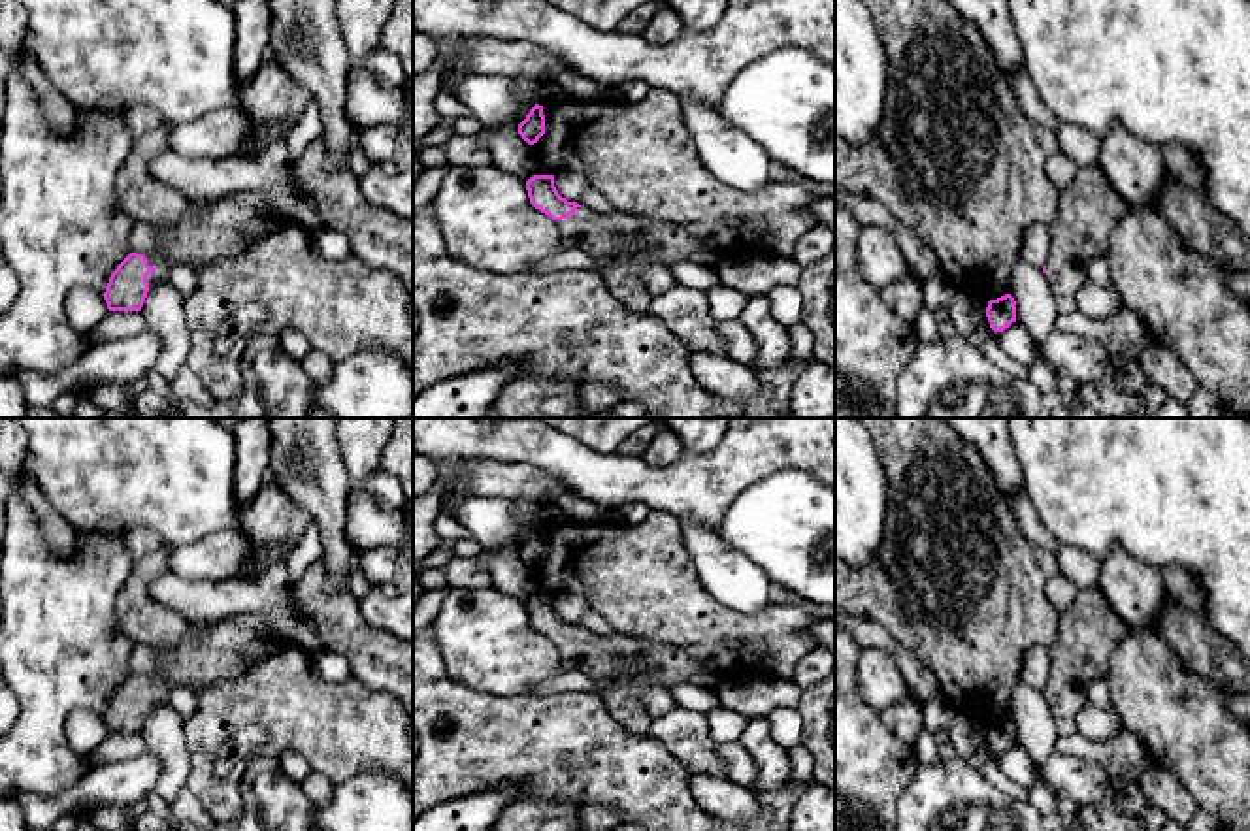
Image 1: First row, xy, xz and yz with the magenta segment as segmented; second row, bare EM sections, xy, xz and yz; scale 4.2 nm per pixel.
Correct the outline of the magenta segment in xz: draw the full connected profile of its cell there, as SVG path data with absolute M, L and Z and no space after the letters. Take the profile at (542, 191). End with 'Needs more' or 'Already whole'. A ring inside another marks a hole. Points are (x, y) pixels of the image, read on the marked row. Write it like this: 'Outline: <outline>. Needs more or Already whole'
Outline: M554 175L526 181L530 204L551 217L564 249L581 249L596 264L607 290L626 307L645 311L649 294L643 271L649 264L694 262L718 268L739 254L715 239L690 236L683 226L613 209L596 213L562 198Z. Needs more

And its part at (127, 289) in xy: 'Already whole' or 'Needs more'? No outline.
Needs more

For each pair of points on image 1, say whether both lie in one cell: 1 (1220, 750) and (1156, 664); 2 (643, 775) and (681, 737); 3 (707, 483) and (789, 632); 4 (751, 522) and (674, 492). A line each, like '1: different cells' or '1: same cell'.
1: same cell
2: different cells
3: different cells
4: different cells

